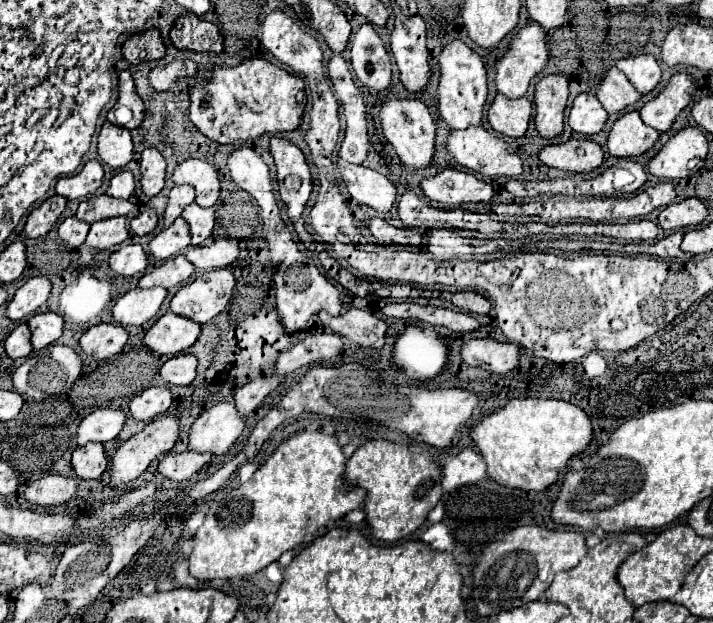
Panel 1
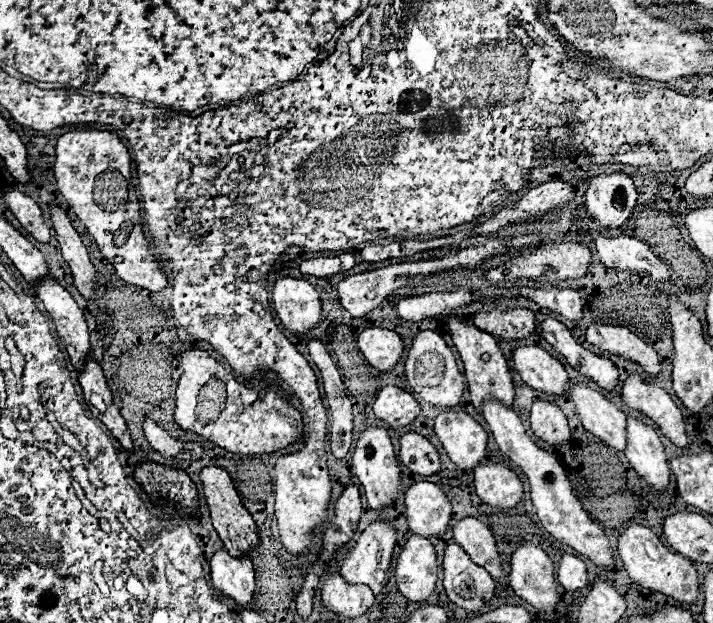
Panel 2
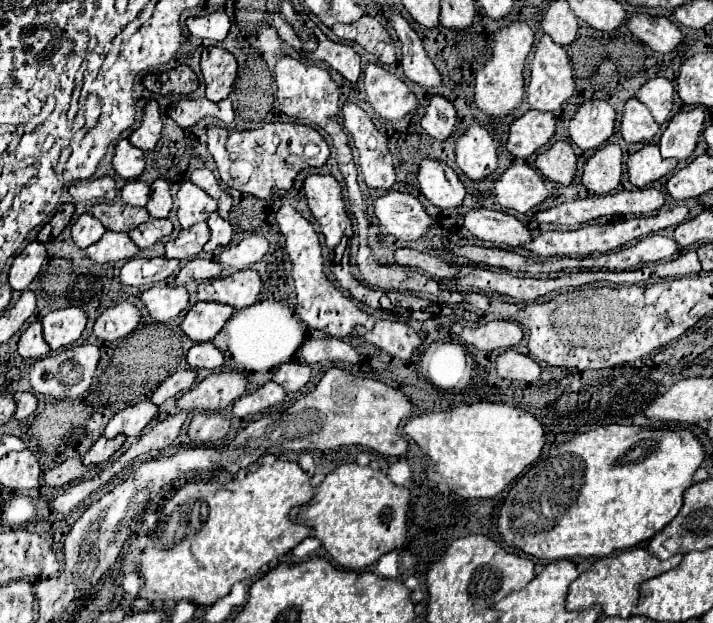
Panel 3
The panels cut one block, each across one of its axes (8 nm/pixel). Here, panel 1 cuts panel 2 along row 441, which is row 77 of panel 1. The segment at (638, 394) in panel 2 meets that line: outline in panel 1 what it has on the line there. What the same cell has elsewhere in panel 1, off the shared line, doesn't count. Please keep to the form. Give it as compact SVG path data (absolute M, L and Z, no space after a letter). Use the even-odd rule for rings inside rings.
M676 72L668 80L668 84L642 106L640 114L644 124L660 132L666 132L672 126L674 118L680 114L680 110L686 108L688 102L692 100L692 92L694 92L694 84L688 78L688 74Z

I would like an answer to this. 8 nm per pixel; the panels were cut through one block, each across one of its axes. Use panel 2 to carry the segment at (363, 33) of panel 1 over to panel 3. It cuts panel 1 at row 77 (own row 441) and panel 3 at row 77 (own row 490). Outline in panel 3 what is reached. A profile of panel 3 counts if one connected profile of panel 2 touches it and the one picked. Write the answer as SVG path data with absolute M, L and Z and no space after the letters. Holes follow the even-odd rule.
M368 64L366 70L364 70L364 90L366 90L366 96L372 104L372 108L386 120L400 120L404 118L408 112L412 112L416 106L418 106L418 98L410 92L410 88L398 80L392 72L388 72L386 68L378 66L378 64Z

